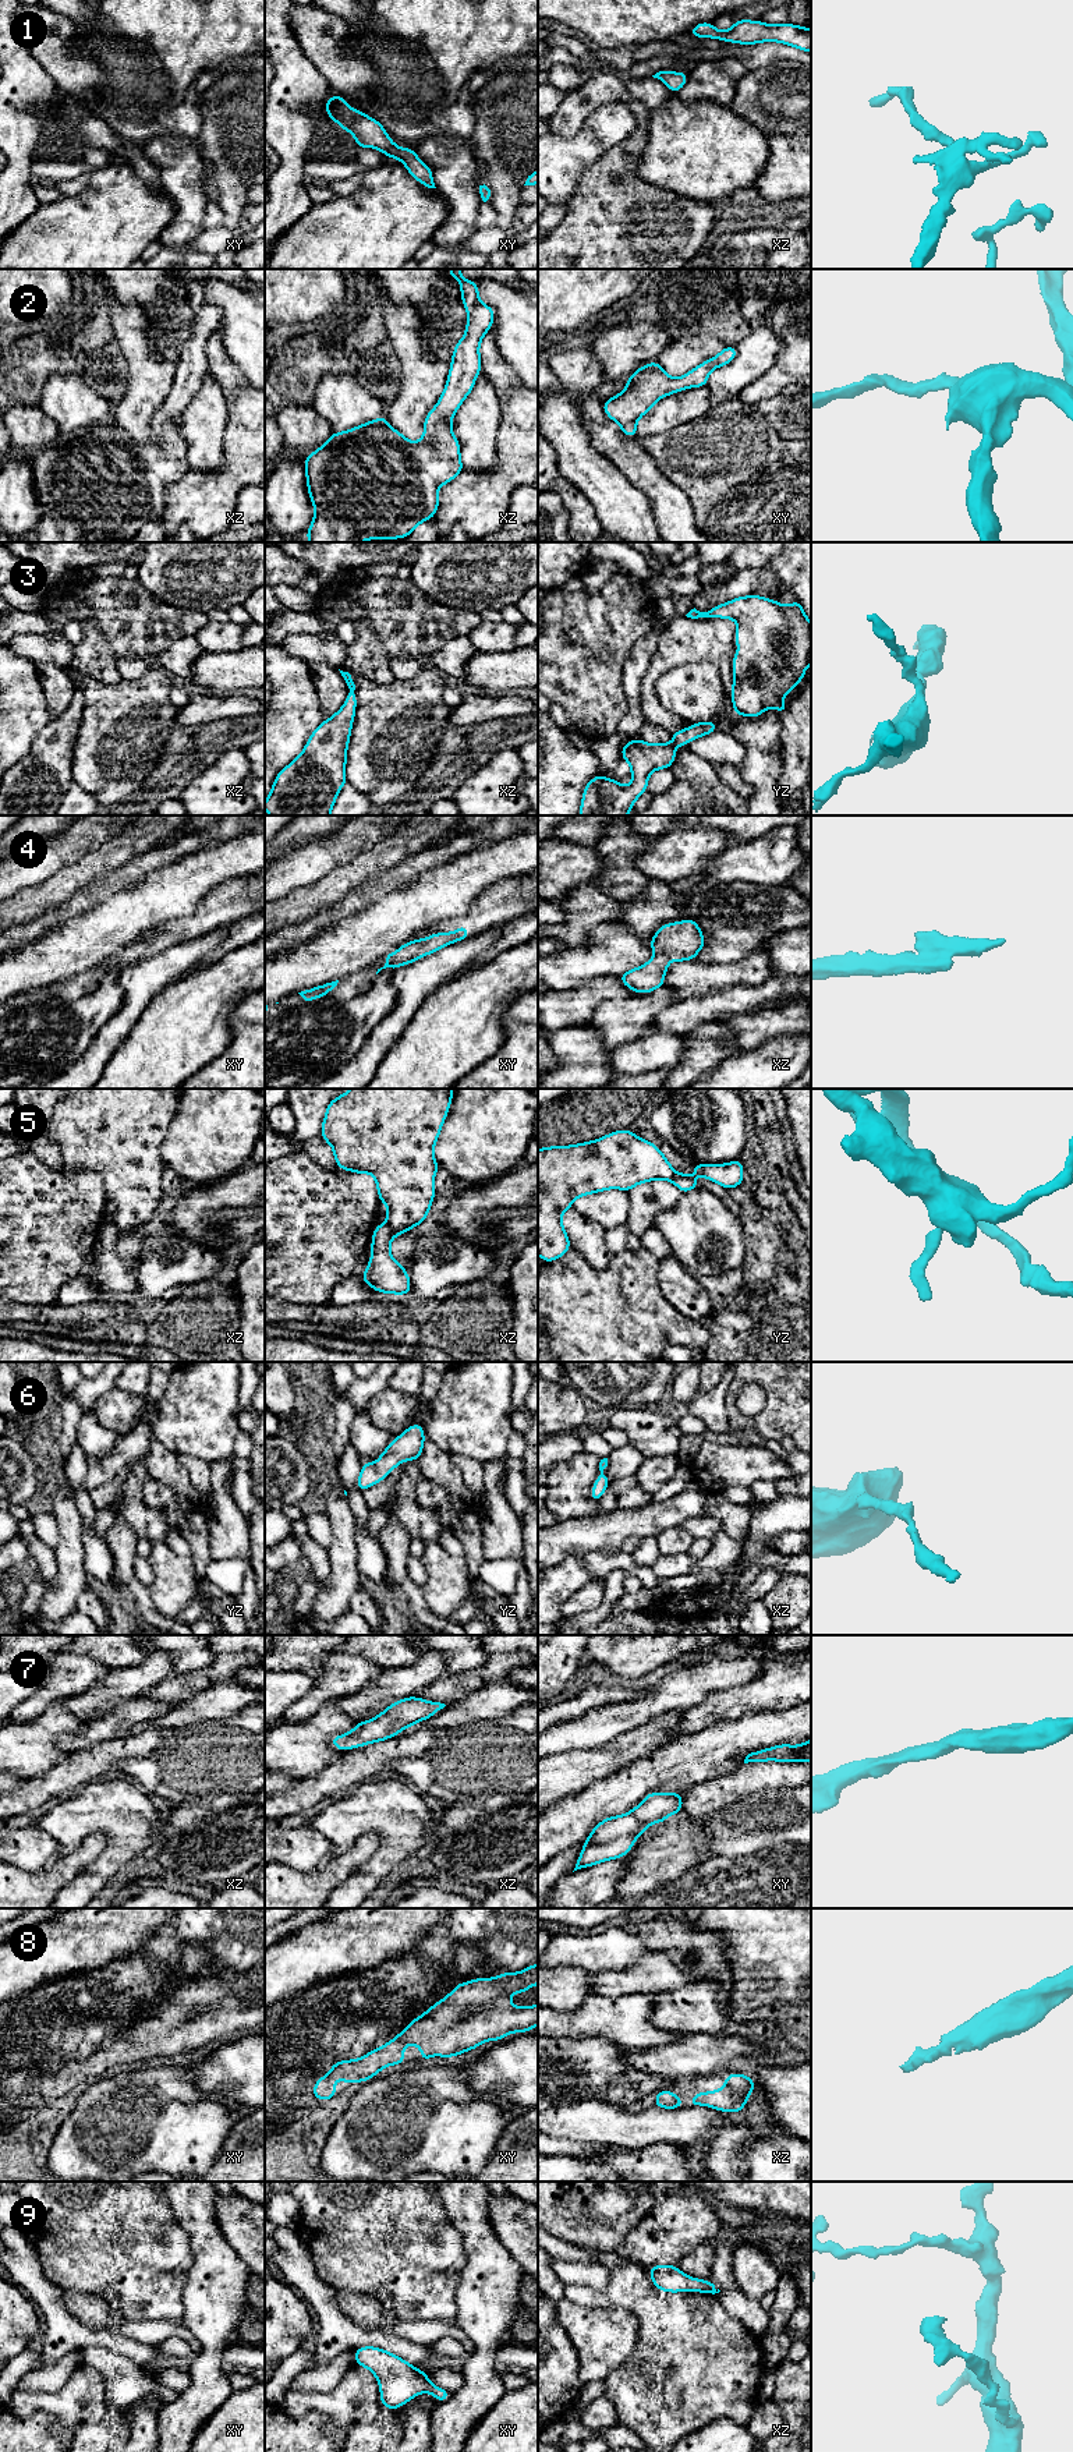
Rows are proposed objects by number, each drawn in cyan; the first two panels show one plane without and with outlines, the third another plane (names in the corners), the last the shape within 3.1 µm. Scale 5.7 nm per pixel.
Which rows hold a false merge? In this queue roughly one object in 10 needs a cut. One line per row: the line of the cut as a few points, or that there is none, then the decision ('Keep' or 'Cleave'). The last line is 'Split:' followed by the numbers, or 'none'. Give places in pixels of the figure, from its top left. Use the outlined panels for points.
1: No split. Keep
2: No split. Keep
3: No split. Keep
4: No split. Keep
5: Split along xz (386, 1223), (390, 1239). Cleave
6: No split. Keep
7: No split. Keep
8: No split. Keep
9: No split. Keep
Split: 5

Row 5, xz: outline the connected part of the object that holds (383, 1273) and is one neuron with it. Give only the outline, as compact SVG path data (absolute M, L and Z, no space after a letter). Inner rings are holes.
M387 1224L375 1227L371 1250L371 1260L360 1281L371 1285L375 1292L410 1294L411 1282L406 1267L390 1256L390 1228Z

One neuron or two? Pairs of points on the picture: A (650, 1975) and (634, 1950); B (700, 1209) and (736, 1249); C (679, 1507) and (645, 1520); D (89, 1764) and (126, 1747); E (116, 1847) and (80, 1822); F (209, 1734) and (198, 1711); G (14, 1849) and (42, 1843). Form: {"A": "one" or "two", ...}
{"A": "two", "B": "one", "C": "one", "D": "one", "E": "one", "F": "two", "G": "one"}

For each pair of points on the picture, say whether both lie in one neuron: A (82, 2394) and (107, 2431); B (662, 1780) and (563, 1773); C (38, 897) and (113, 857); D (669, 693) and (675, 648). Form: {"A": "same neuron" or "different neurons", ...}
{"A": "same neuron", "B": "different neurons", "C": "same neuron", "D": "different neurons"}

